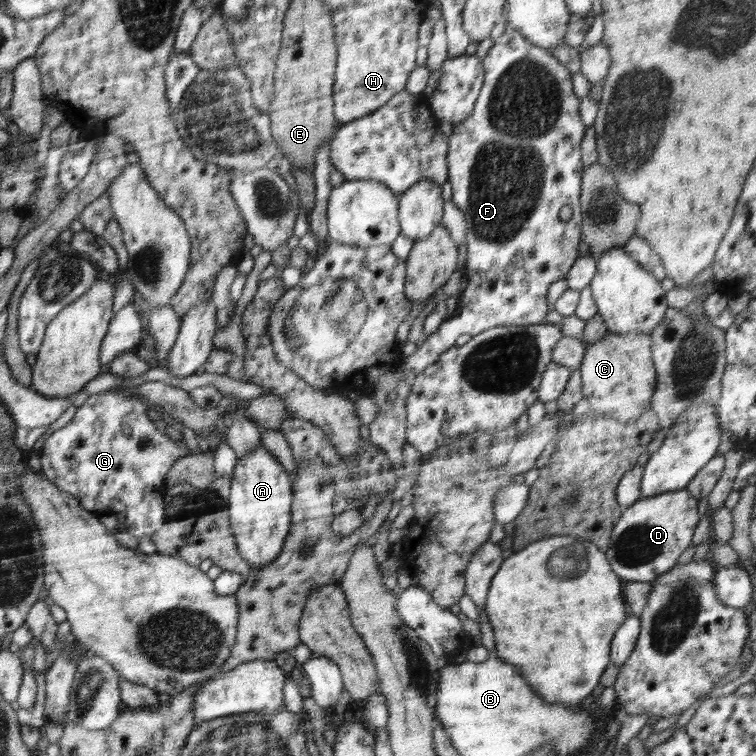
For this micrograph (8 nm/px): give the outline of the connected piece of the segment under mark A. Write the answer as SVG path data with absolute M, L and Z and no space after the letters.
M264 446L237 460L231 478L226 510L238 554L254 568L262 568L278 556L290 535L292 486L289 474Z

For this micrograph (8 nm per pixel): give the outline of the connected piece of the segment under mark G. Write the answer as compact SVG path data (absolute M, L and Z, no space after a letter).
M105 391L93 394L76 410L71 422L44 441L39 453L41 472L49 481L76 497L88 512L99 516L126 512L130 531L138 540L150 538L166 523L166 474L178 458L190 455L188 447L184 450L177 442L160 434L148 417L150 406L148 400L128 393Z

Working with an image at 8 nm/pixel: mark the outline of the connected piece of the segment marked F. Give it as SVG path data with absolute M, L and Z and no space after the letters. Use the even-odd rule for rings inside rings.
M507 27L503 35L498 37L494 46L490 48L483 59L484 80L478 98L474 104L472 112L458 125L453 125L452 135L448 137L448 182L452 184L452 202L462 209L462 214L466 218L466 236L467 258L464 271L467 273L468 284L466 288L457 297L459 302L459 312L455 317L444 321L440 328L425 338L425 341L419 345L416 351L404 357L404 360L398 364L396 375L402 375L400 379L406 379L413 382L428 365L433 365L435 360L451 346L455 345L456 338L461 334L470 334L472 337L494 327L504 327L506 325L515 325L518 327L532 324L546 323L546 314L550 310L546 294L548 288L553 282L564 279L574 261L578 258L578 246L581 241L581 184L582 171L584 166L581 161L581 142L586 130L585 124L582 124L579 114L580 99L573 91L573 80L570 71L564 64L561 64L552 54L544 51L542 48L529 42L522 33ZM564 206L573 208L572 217L567 222L560 219L560 210Z

